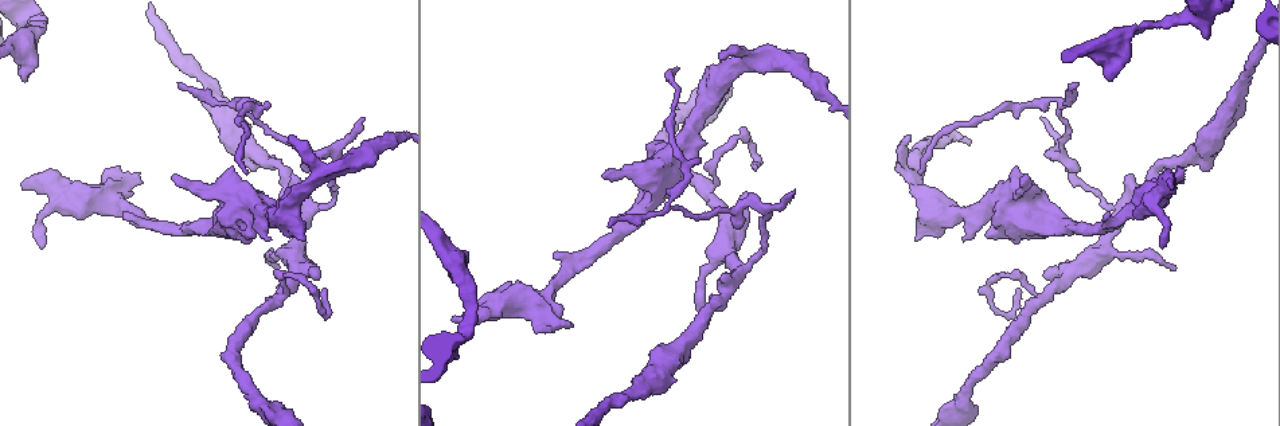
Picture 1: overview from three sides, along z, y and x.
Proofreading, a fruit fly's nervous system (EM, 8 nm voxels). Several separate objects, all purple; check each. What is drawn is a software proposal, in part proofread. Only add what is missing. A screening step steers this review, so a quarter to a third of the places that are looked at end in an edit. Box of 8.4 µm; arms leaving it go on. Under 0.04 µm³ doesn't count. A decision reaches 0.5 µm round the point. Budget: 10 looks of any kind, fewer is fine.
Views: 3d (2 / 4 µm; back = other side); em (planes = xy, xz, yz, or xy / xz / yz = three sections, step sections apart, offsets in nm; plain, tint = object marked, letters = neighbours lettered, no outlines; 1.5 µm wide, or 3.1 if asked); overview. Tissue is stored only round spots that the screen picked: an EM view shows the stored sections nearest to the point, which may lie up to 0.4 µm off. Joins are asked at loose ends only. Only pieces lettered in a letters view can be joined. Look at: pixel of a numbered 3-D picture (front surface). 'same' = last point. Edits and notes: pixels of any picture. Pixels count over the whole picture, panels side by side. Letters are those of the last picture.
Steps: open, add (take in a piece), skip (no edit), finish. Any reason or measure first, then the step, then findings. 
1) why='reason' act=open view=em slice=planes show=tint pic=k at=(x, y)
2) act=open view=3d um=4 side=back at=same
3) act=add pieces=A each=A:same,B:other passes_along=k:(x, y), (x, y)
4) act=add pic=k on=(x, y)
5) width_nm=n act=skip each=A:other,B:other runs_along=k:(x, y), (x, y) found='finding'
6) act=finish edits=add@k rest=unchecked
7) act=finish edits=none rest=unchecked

why='an open end' act=open view=3d um=4 pic=1 at=(453, 357)

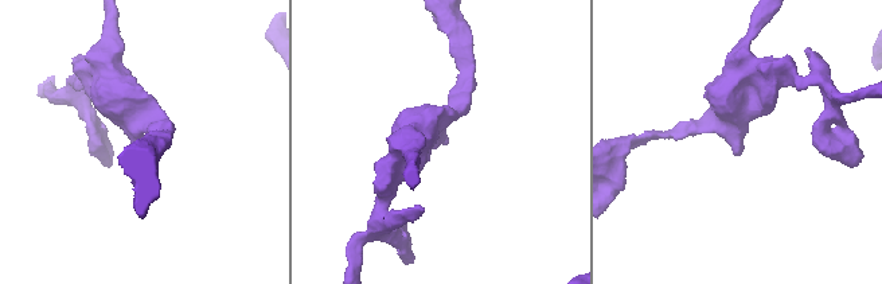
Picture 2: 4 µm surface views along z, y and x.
arm_widths_nm=180,440 why='need the tissue' act=open view=em slice=planes show=plain pic=2 at=(738, 153)

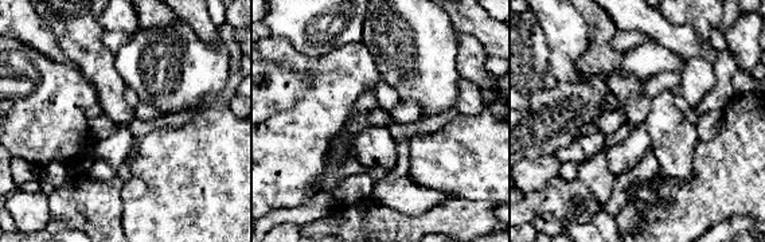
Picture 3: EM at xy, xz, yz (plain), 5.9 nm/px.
why='see the neighbours' act=open view=em slice=planes show=letters at=same

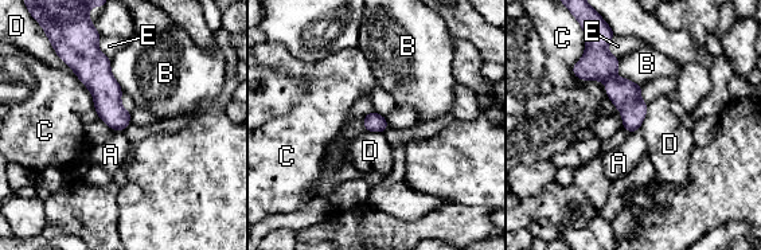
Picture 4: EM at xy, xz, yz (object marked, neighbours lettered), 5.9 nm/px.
longest_contact=C:260nm act=skip each=A:other,B:other,C:other,D:other,E:other found='no lettered piece goes on from it'

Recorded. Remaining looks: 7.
why='branch stops here' act=open view=em slice=planes show=plain pic=1 at=(1174, 186)

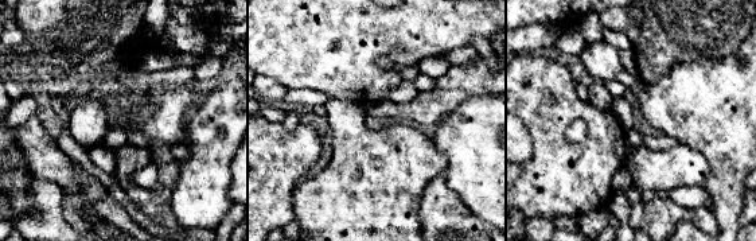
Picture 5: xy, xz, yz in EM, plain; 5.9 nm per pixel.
why='what lies round it' act=open view=em slice=planes show=letters at=same

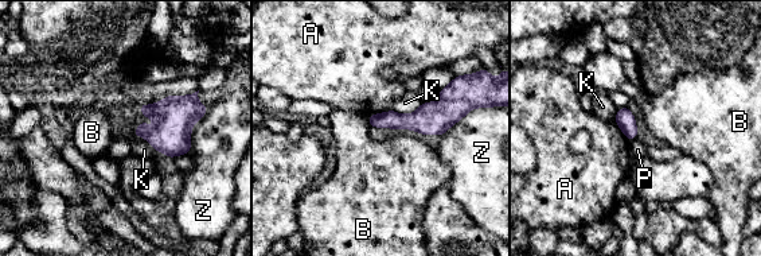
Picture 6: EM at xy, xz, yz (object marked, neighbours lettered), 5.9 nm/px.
longest_contact=Z:320nm act=skip each=A:other,B:other,K:other,P:other,Z:other found='none of them fits'

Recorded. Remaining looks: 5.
act=open view=3d um=4 side=back pic=1 at=(1110, 79)

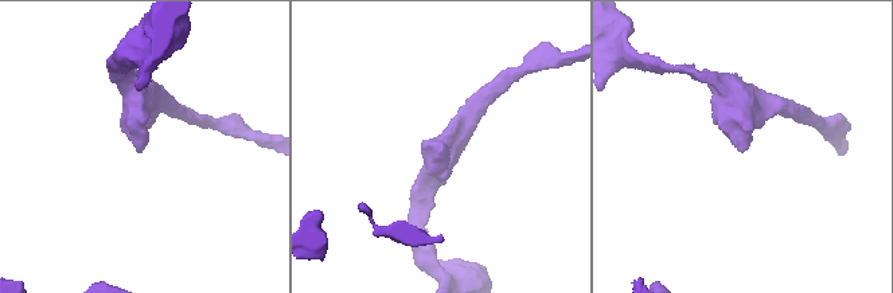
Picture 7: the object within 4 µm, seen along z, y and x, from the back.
act=open view=em slice=xy step=4 show=letters pic=7 at=(440, 151)

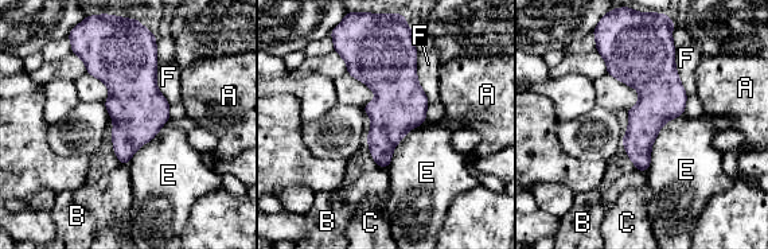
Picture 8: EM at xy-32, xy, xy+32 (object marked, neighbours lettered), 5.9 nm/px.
why='cut it another way' act=open view=em slice=planes show=letters at=same

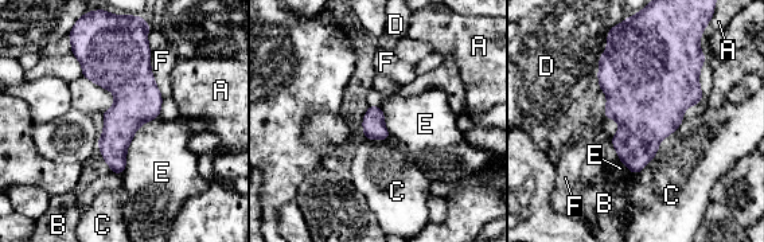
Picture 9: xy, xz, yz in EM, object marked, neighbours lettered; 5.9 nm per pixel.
act=skip each=A:other,B:other,C:other,D:other,E:other,F:other border=9:(159, 116), (136, 131), (120, 174) found='none of them fits'

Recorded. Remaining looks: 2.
why='an open end' act=open view=em slice=yz step=8 show=letters pic=1 at=(301, 238)

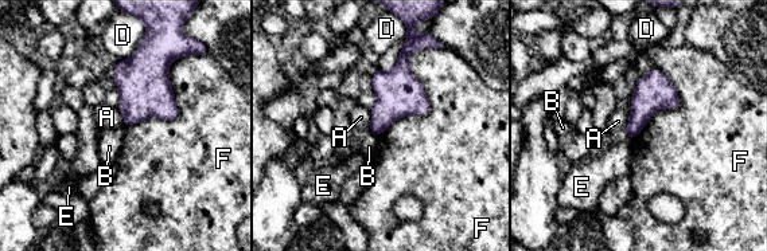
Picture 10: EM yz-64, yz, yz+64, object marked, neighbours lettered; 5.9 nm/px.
act=open view=em slice=planes show=letters at=same

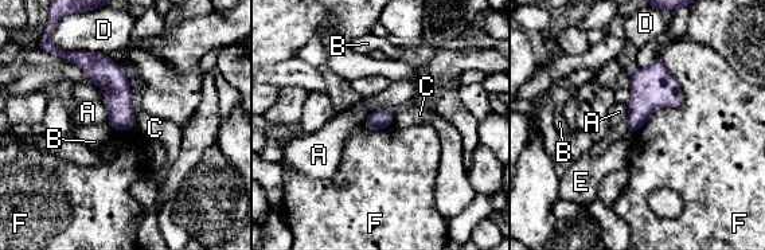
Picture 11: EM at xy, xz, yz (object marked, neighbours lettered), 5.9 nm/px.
act=skip each=A:other,B:other,C:other,D:other,E:other,F:other border=11:(656, 57), (683, 102), (633, 132) found='none of them fits'

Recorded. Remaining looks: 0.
act=finish edits=none rest=unchecked

